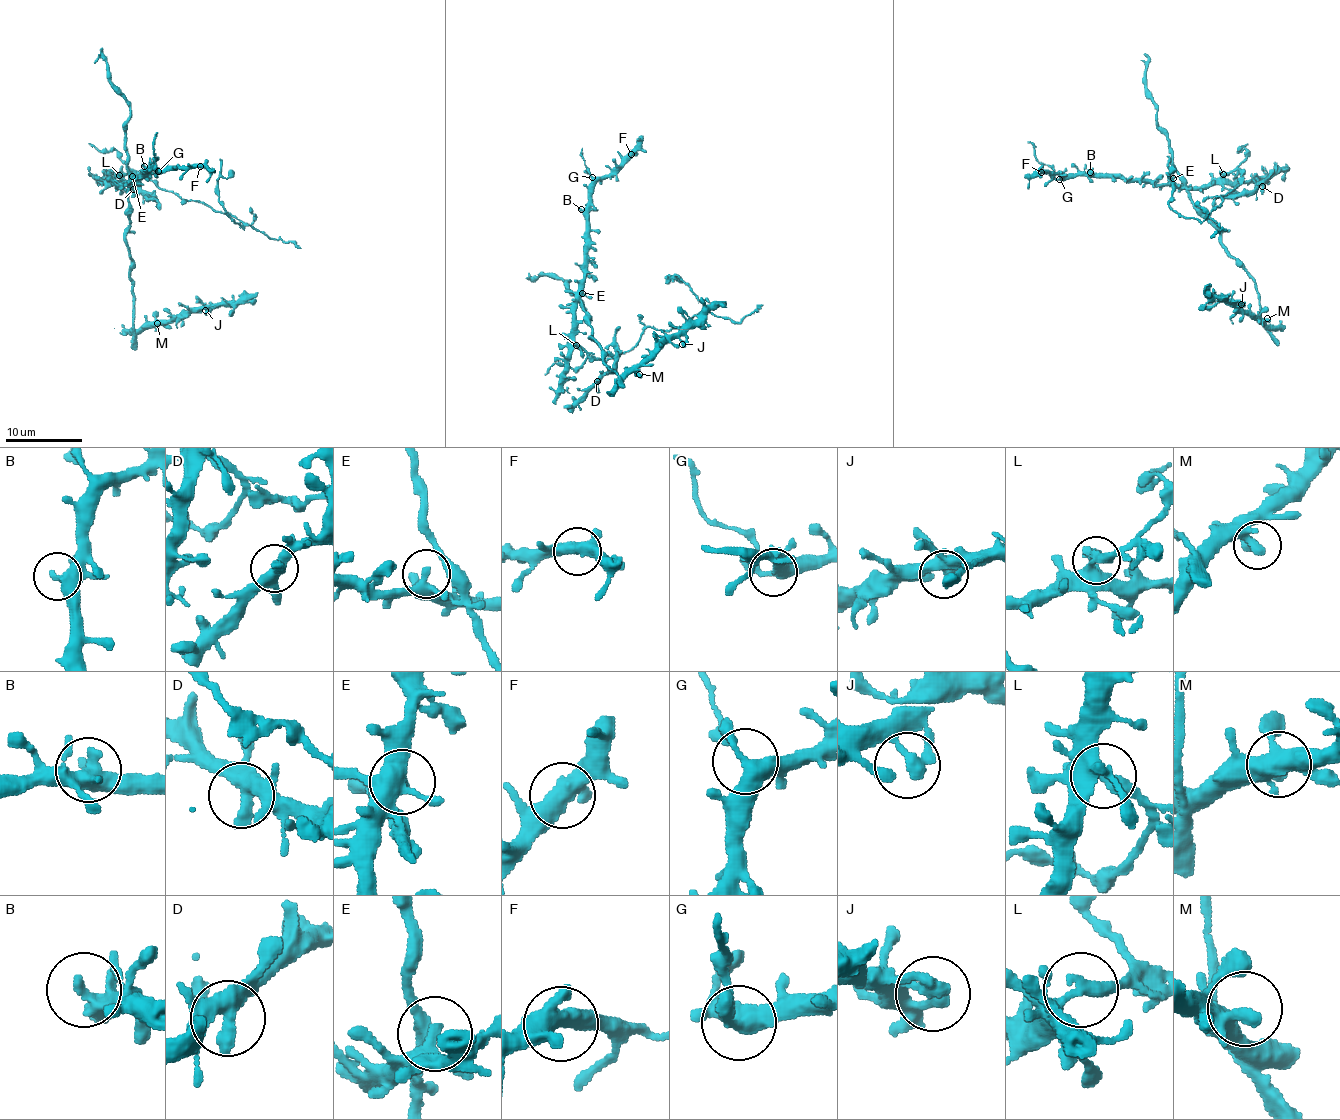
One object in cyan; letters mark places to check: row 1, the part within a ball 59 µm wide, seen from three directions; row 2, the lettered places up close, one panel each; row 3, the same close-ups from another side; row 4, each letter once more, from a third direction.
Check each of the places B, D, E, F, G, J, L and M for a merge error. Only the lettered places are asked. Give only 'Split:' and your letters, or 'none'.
Split: G, L

